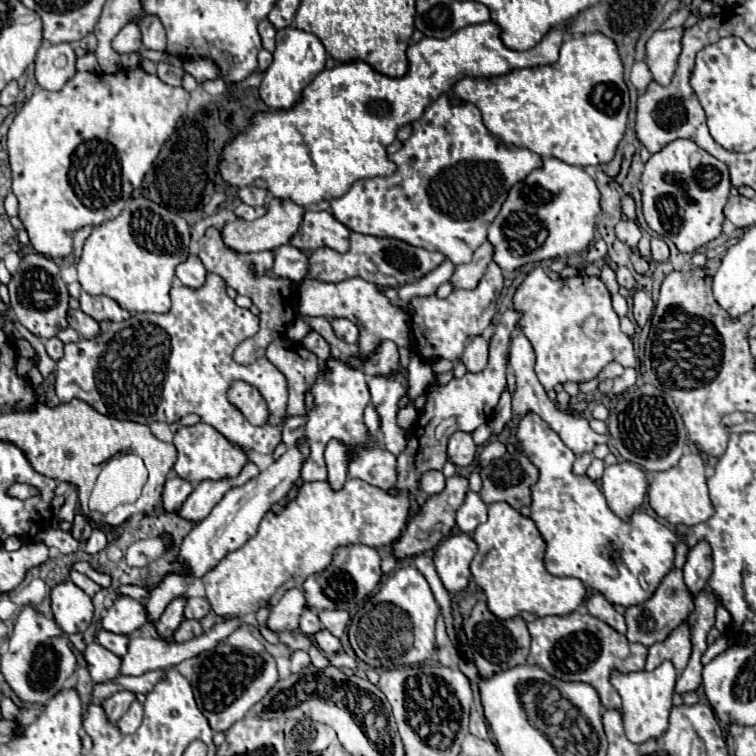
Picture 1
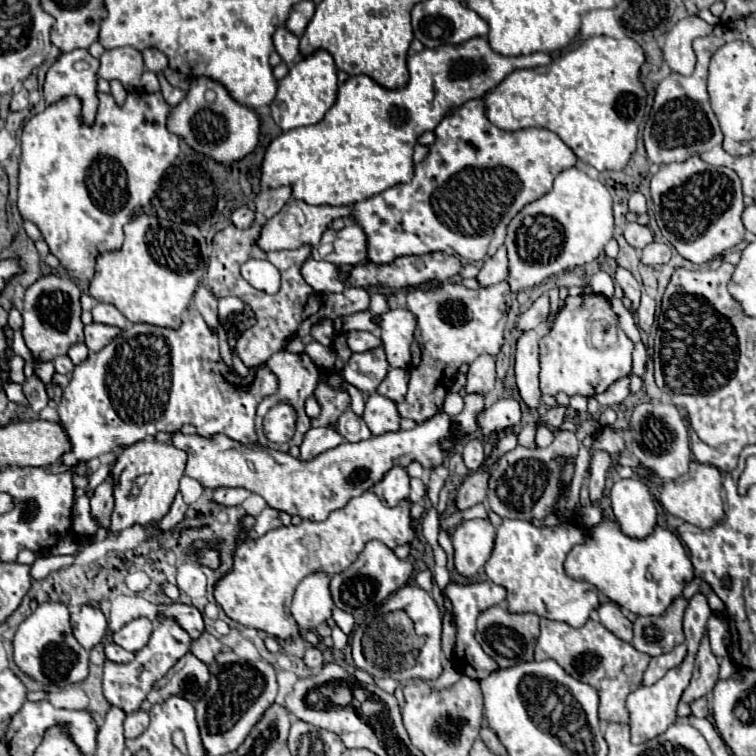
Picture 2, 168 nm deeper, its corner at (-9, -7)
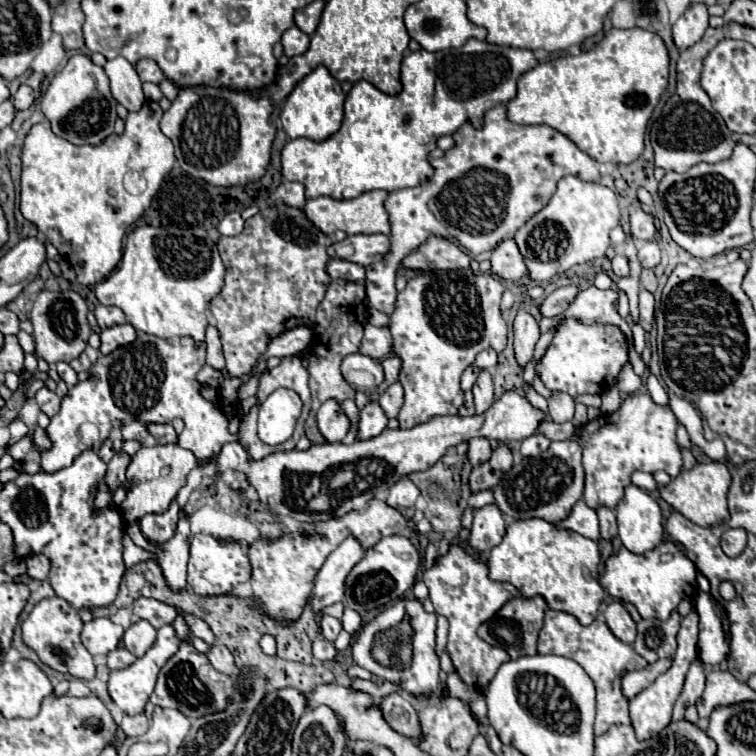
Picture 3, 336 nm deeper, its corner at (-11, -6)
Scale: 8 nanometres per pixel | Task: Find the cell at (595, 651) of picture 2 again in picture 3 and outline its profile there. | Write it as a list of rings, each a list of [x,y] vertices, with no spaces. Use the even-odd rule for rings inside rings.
[[[546,609],[546,619],[544,627],[538,637],[538,653],[542,655],[560,655],[576,661],[592,679],[596,687],[596,723],[594,723],[594,735],[606,733],[610,725],[616,723],[630,723],[628,717],[628,701],[622,695],[620,681],[624,673],[634,671],[634,669],[644,669],[648,663],[632,649],[632,645],[622,643],[614,633],[608,629],[604,621],[594,621],[590,625],[580,625],[576,617],[564,611],[554,611]]]

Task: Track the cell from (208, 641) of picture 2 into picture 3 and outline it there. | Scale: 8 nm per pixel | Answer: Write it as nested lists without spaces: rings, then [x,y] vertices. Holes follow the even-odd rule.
[[[216,643],[216,645],[212,647],[212,651],[208,651],[206,655],[208,655],[210,663],[212,663],[220,673],[226,673],[226,675],[234,675],[234,673],[236,673],[234,657],[232,657],[232,653],[228,651],[228,647]]]

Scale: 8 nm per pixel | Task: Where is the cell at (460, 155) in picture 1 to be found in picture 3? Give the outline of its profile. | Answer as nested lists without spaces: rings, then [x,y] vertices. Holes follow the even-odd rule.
[[[496,105],[484,115],[484,127],[474,129],[470,123],[462,125],[458,133],[454,133],[456,147],[446,151],[442,159],[432,159],[432,167],[436,169],[434,175],[412,189],[398,189],[392,191],[386,201],[386,211],[390,215],[390,251],[384,261],[366,267],[366,295],[370,299],[370,307],[390,315],[396,309],[396,271],[402,259],[412,253],[418,245],[422,245],[430,235],[440,235],[446,239],[454,239],[462,249],[472,255],[492,251],[504,237],[510,239],[516,235],[516,229],[530,221],[544,205],[548,205],[556,183],[564,175],[576,175],[582,181],[600,181],[600,163],[594,161],[590,155],[580,151],[574,141],[570,141],[564,133],[548,127],[548,125],[518,125],[506,117],[506,107]]]

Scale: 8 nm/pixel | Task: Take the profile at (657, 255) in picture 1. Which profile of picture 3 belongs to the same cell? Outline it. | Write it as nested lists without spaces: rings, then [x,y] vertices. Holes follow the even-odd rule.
[[[656,241],[642,243],[640,249],[638,249],[638,259],[640,259],[640,263],[644,267],[650,269],[650,265],[652,265],[652,269],[654,269],[660,263],[660,247],[658,247],[658,243]]]

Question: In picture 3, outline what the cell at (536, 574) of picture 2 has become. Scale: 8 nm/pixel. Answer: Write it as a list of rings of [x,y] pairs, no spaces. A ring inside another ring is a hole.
[[[544,519],[514,521],[500,545],[496,545],[488,559],[490,579],[512,583],[524,597],[542,595],[550,609],[572,613],[582,625],[590,625],[604,599],[604,589],[598,583],[600,551],[596,541],[586,539],[574,531],[560,529]],[[582,567],[588,567],[592,581],[584,579]]]

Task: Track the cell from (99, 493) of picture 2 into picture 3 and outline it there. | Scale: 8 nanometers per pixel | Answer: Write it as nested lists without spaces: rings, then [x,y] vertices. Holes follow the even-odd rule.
[[[116,451],[108,463],[108,473],[106,473],[106,485],[110,489],[116,489],[122,485],[122,481],[126,479],[128,465],[130,465],[130,455],[124,451]]]

